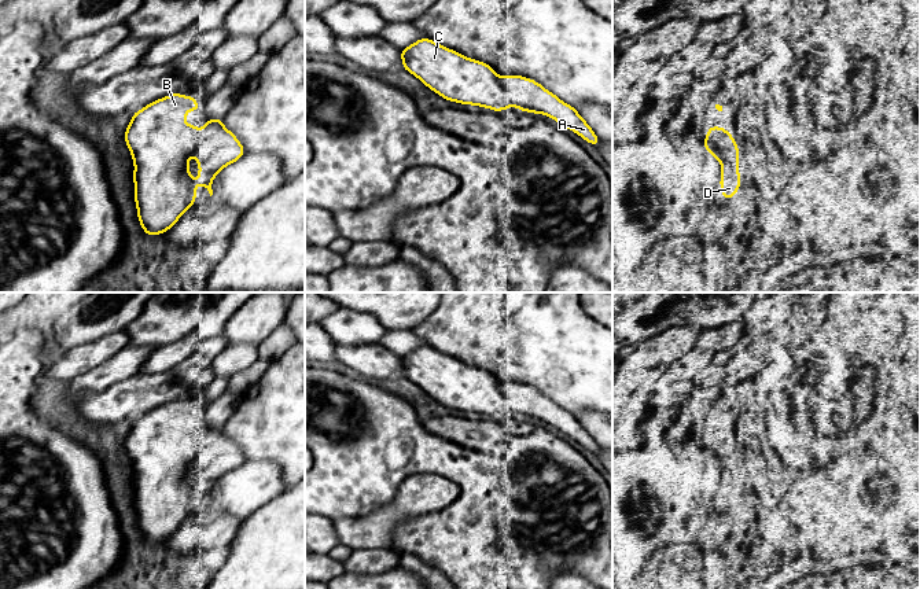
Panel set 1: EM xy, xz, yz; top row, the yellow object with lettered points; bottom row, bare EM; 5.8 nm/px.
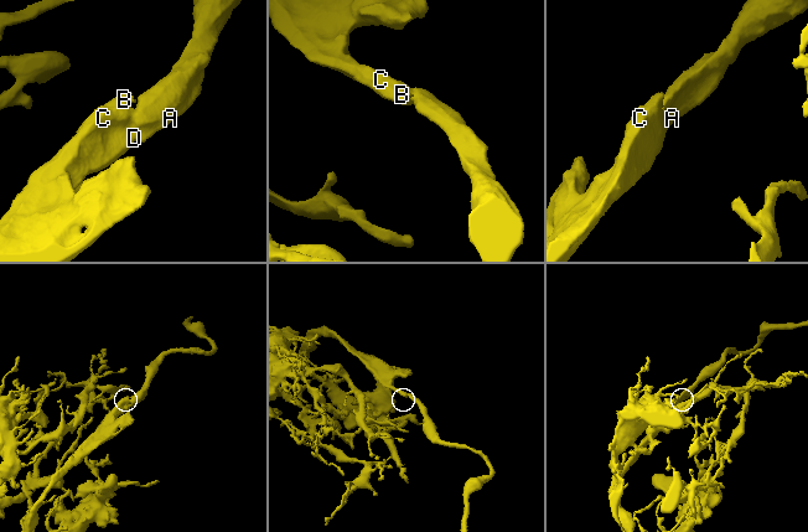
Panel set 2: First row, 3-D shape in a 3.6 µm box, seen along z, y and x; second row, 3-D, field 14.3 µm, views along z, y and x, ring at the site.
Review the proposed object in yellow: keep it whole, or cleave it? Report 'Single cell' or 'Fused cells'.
Single cell

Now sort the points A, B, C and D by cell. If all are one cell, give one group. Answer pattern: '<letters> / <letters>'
A B C D

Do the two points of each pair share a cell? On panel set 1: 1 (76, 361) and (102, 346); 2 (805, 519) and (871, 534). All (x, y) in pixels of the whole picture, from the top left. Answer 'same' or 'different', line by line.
1: same
2: same

